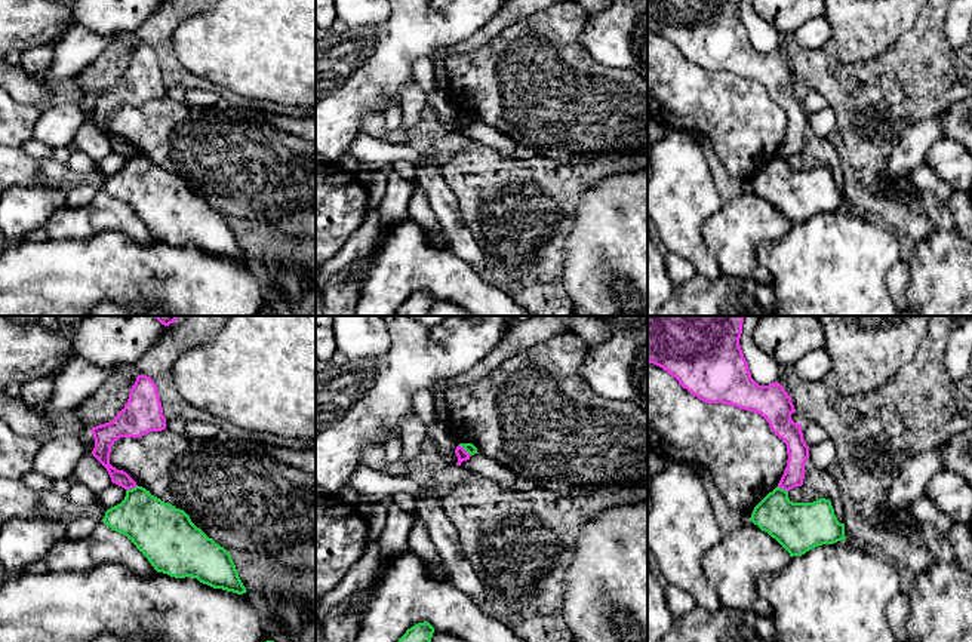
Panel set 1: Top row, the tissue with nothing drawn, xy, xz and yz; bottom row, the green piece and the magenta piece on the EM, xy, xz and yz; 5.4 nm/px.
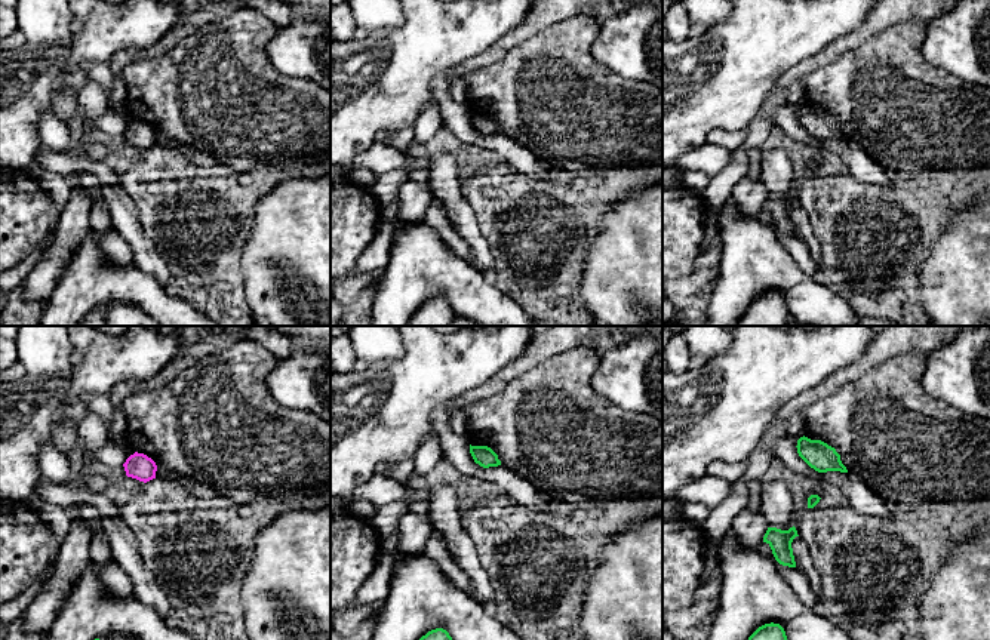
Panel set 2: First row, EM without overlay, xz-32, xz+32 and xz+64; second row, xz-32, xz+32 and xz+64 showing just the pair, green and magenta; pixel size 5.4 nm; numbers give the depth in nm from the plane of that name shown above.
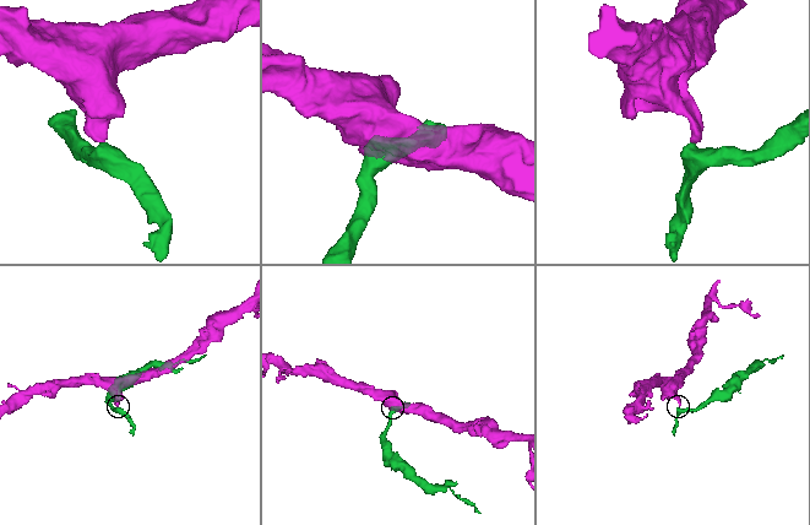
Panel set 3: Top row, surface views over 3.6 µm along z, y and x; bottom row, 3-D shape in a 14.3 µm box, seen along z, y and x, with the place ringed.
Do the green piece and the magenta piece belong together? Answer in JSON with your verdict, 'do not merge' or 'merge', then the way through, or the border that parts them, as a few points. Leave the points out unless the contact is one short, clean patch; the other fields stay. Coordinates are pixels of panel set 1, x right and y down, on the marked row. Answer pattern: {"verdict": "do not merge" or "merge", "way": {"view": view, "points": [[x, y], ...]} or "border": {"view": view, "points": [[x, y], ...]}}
{"verdict": "do not merge", "border": {"view": "xz", "points": [[458, 445], [470, 455]]}}

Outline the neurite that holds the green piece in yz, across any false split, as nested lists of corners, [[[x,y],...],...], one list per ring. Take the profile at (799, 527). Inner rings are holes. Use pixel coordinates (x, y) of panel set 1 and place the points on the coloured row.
[[[779,486],[754,507],[750,520],[775,538],[791,557],[846,540],[845,523],[837,520],[830,500],[793,503],[788,491]]]

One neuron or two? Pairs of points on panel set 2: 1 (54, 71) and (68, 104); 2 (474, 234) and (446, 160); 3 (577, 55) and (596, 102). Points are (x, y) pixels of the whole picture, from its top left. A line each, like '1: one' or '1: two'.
1: two
2: one
3: one

